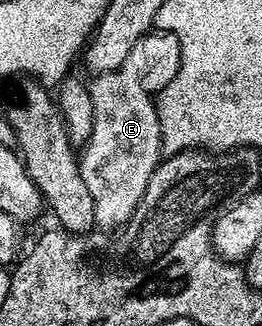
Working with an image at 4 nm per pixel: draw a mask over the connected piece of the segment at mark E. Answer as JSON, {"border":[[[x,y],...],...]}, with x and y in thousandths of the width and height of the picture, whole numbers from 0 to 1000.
{"border":[[[595,89],[550,107],[454,212],[351,245],[340,282],[363,334],[347,420],[302,463],[309,540],[347,592],[363,687],[405,715],[477,693],[515,653],[561,555],[622,485],[615,387],[599,356],[599,291],[668,236],[691,196],[691,132],[645,95]]]}

